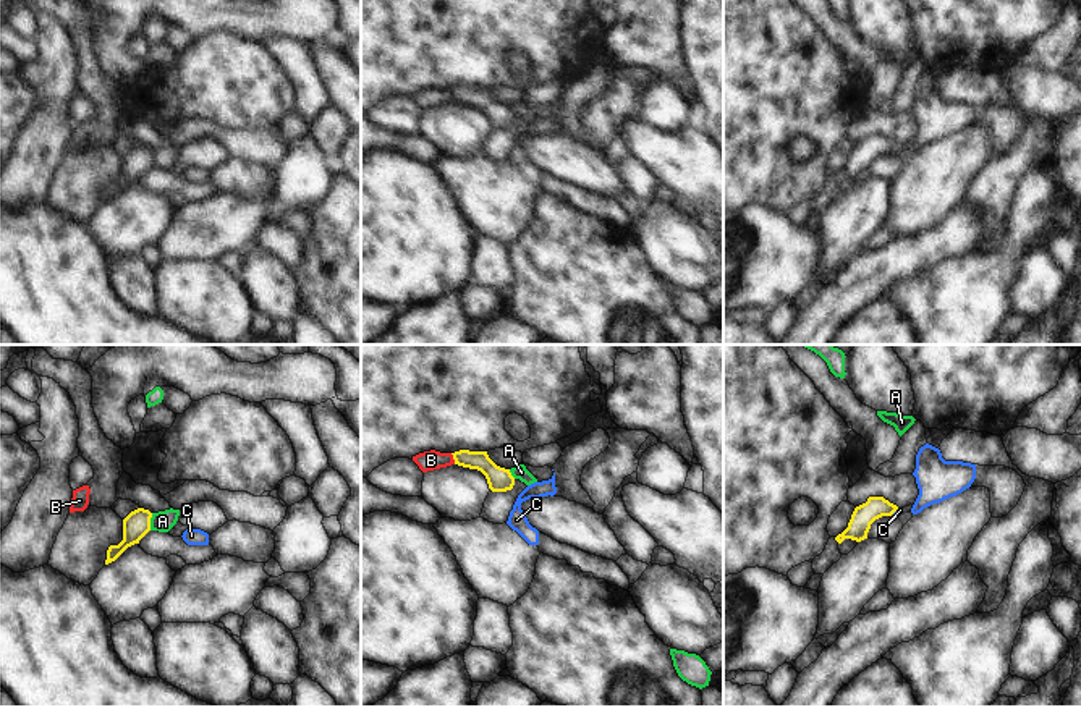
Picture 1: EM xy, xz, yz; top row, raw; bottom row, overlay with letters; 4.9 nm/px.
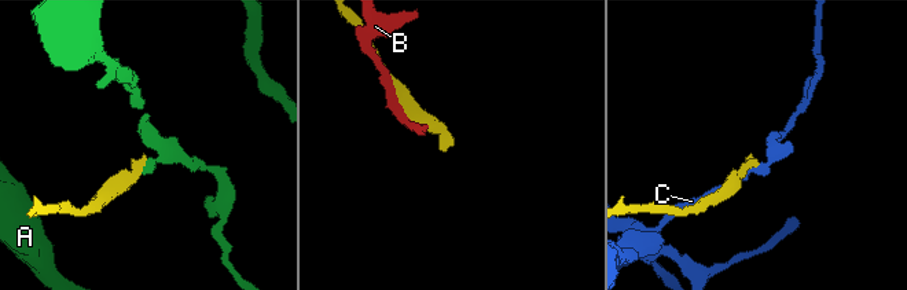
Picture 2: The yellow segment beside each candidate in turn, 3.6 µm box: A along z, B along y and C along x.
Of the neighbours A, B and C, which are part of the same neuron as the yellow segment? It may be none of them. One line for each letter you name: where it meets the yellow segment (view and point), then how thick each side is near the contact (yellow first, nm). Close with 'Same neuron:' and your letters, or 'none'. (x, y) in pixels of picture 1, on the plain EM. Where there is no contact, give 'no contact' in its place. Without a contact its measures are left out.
Same neuron: none

